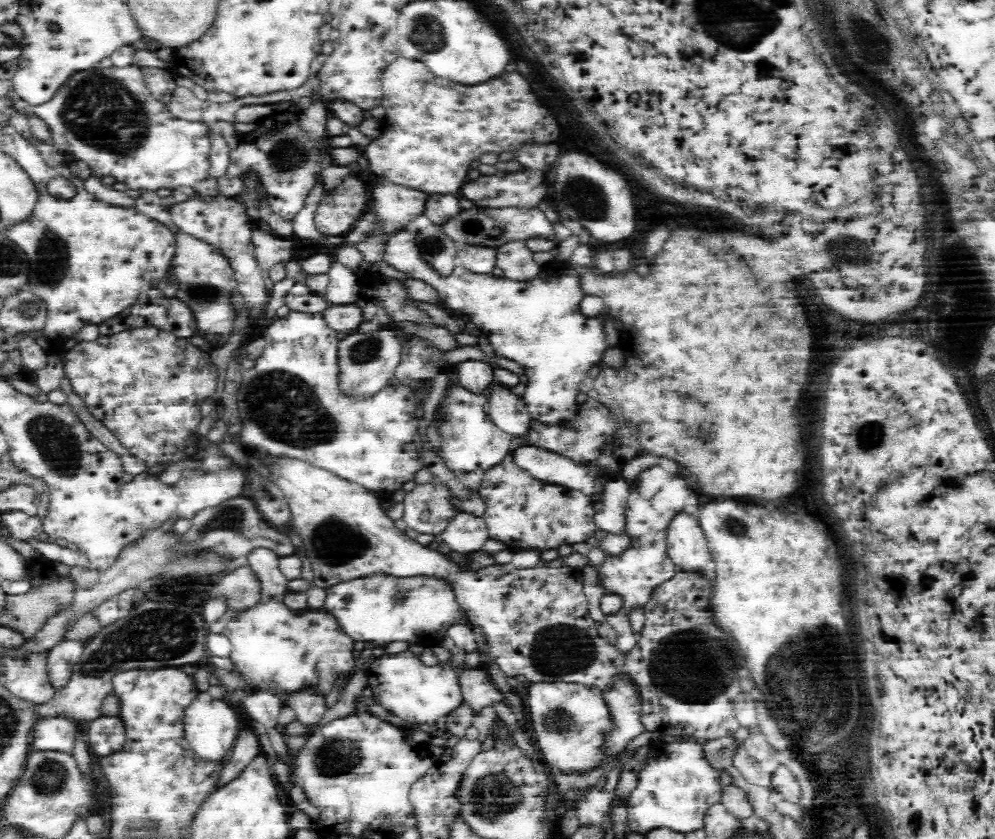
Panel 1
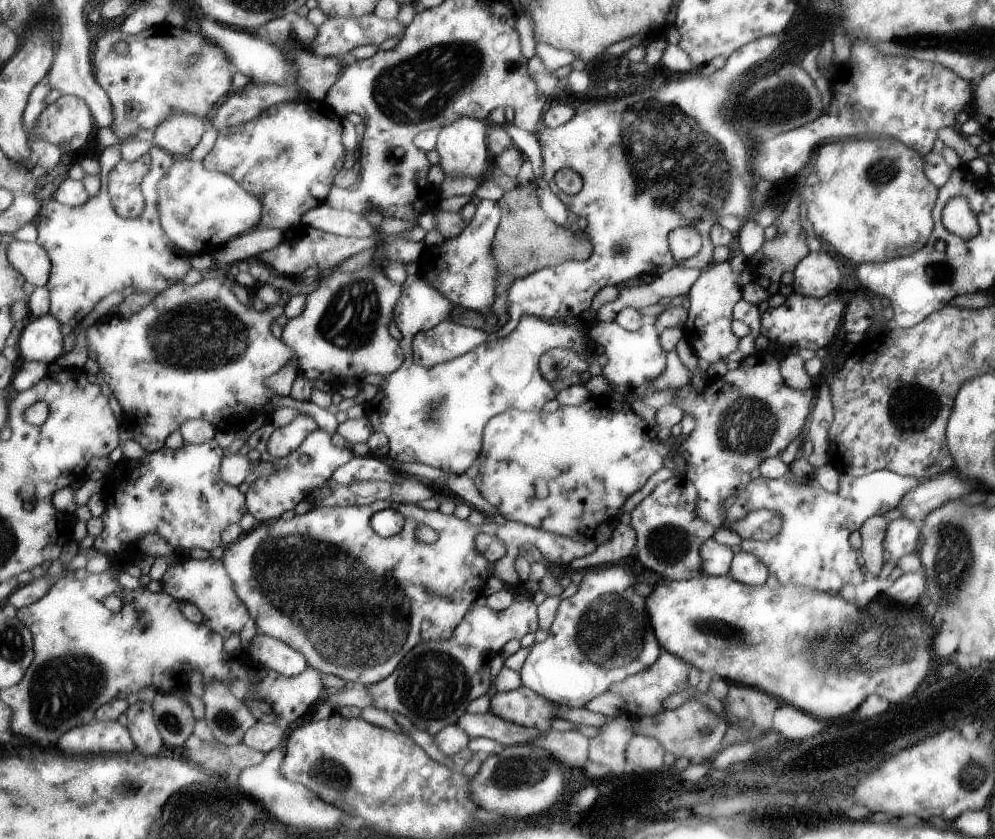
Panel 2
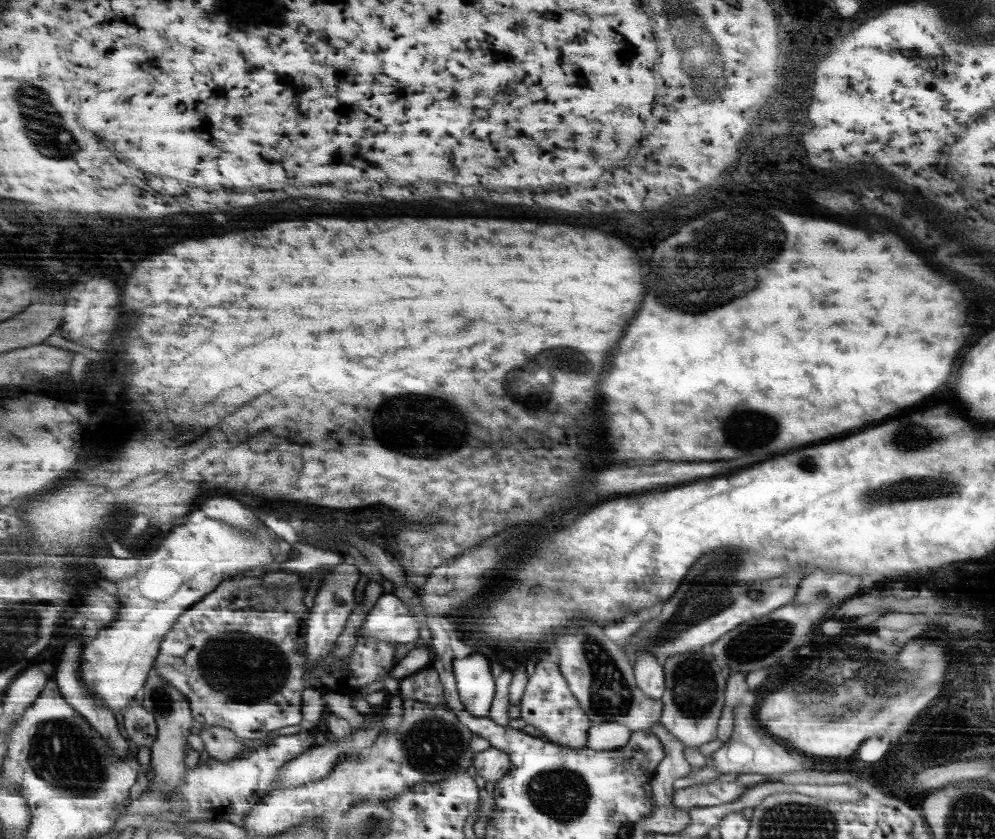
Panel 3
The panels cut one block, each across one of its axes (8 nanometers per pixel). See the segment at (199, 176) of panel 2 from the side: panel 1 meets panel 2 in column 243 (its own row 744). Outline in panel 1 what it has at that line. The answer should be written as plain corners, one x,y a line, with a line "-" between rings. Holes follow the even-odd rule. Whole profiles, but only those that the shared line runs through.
200,692
186,708
184,740
190,746
190,750
198,756
198,760
202,762
222,764
224,760
228,760
232,752
230,748
234,748
240,732
242,732
242,724
238,720
238,714
224,700
214,700
208,692

